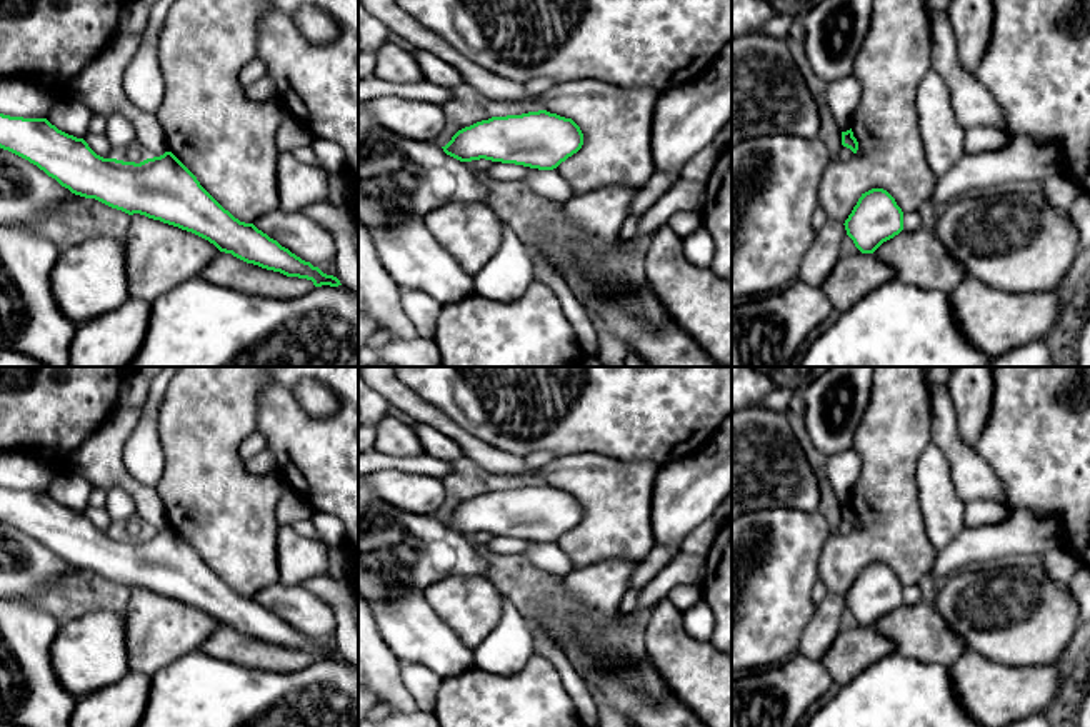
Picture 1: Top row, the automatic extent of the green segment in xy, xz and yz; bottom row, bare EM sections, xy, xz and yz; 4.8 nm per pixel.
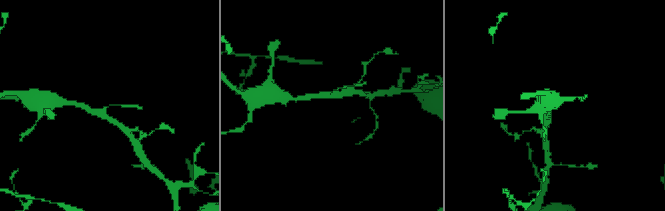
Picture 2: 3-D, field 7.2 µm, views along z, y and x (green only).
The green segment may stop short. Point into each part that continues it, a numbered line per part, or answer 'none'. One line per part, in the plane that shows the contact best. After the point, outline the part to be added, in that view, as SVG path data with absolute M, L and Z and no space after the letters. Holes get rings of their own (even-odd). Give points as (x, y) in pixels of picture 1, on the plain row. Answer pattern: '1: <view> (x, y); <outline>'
none

